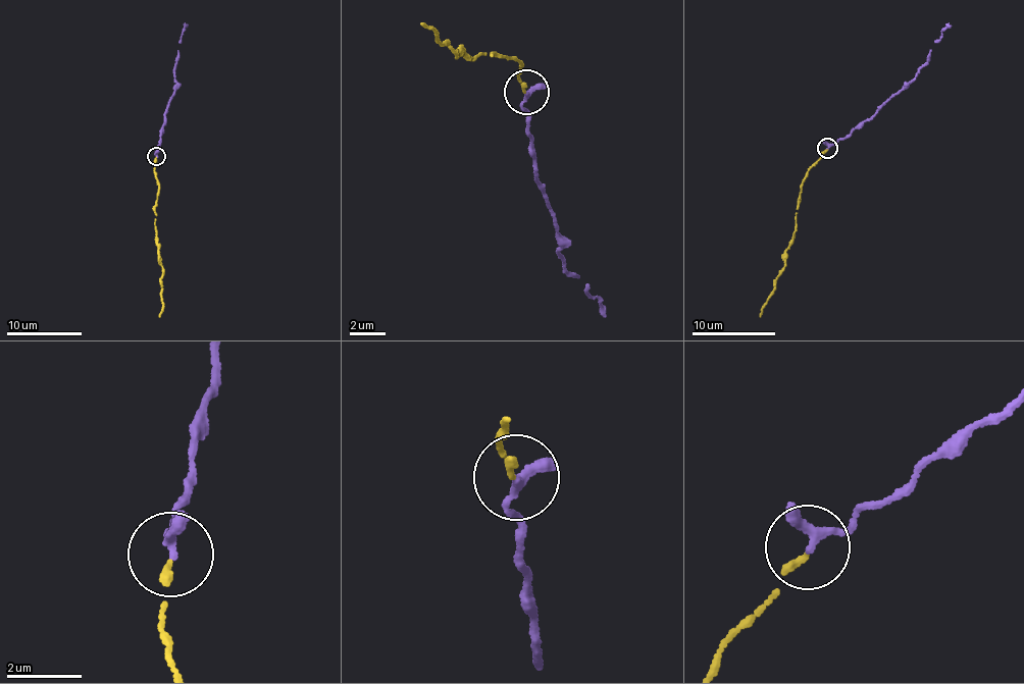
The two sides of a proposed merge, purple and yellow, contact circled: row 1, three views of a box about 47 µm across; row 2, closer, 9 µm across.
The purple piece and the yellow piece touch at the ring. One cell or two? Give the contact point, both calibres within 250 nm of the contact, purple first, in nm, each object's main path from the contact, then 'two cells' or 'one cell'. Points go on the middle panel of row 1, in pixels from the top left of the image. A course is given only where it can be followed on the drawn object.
at (526, 92); 200 nm thick on the purple side, 190 nm on the other; purple runs (527, 93), (522, 105), (538, 181), (563, 240), (556, 254), (587, 283), (607, 318); yellow runs (525, 94), (515, 76), (520, 59), (463, 59), (418, 22); one cell

